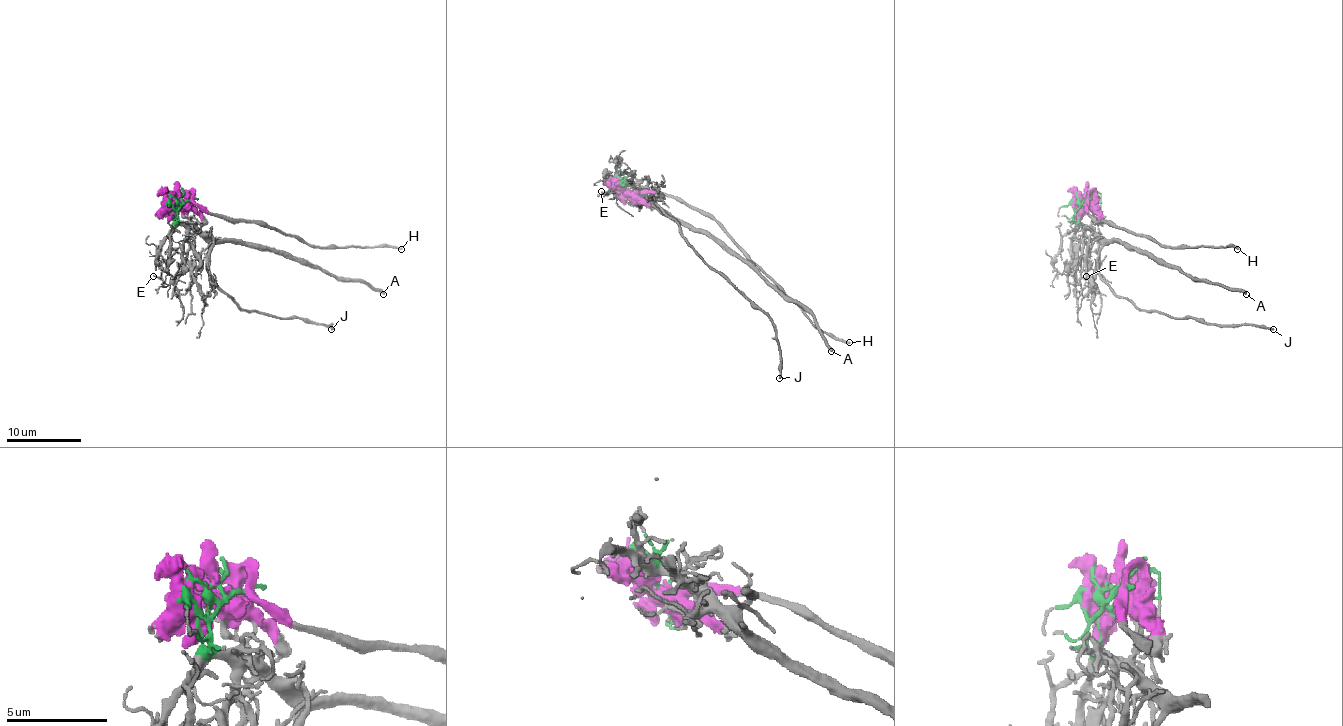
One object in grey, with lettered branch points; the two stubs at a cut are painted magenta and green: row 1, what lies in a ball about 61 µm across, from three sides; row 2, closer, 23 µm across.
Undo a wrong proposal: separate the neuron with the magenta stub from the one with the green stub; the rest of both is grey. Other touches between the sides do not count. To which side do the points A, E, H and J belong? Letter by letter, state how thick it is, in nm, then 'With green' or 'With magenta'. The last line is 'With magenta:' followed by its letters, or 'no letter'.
A: Thickness 320 nm. With green
E: Thickness 130 nm. With green
H: Thickness 200 nm. With magenta
J: Thickness 240 nm. With green
With magenta: H

